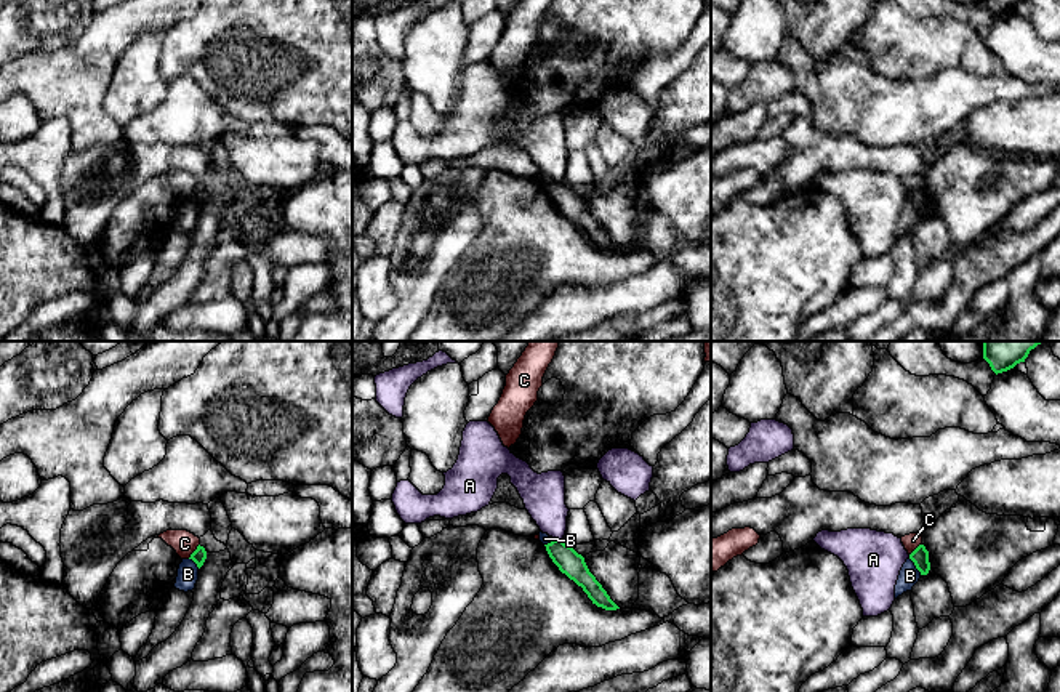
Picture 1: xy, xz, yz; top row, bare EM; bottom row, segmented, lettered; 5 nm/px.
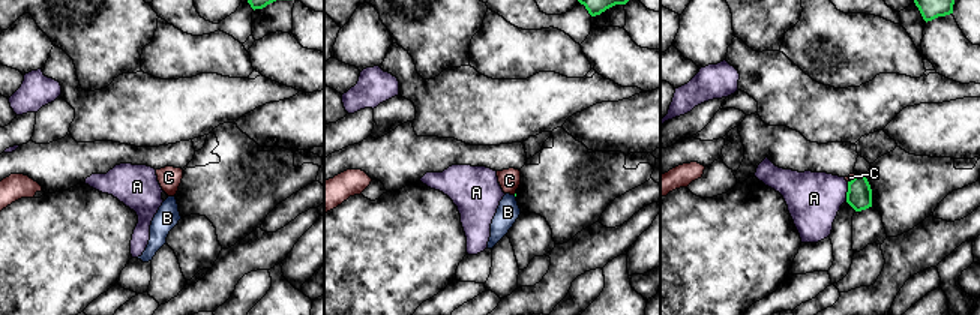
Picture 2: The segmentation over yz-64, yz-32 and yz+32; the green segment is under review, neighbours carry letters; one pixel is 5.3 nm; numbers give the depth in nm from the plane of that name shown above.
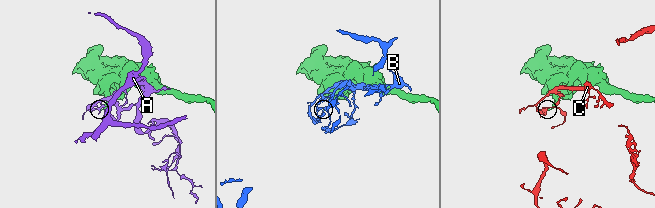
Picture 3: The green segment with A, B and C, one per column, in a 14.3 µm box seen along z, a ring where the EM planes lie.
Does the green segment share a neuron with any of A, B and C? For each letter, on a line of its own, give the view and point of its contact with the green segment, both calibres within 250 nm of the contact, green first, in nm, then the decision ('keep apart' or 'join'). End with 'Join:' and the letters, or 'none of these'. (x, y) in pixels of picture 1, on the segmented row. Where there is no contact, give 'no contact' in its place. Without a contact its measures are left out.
A: contact xz (558, 540); calibres 120 and 220 nm; keep apart
B: contact yz (915, 564); calibres 90 and 100 nm; keep apart
C: contact xy (194, 551); calibres 70 and 120 nm; keep apart
Join: none of these

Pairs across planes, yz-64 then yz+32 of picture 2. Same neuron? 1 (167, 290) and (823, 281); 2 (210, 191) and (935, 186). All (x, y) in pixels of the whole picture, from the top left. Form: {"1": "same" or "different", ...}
{"1": "different", "2": "same"}

